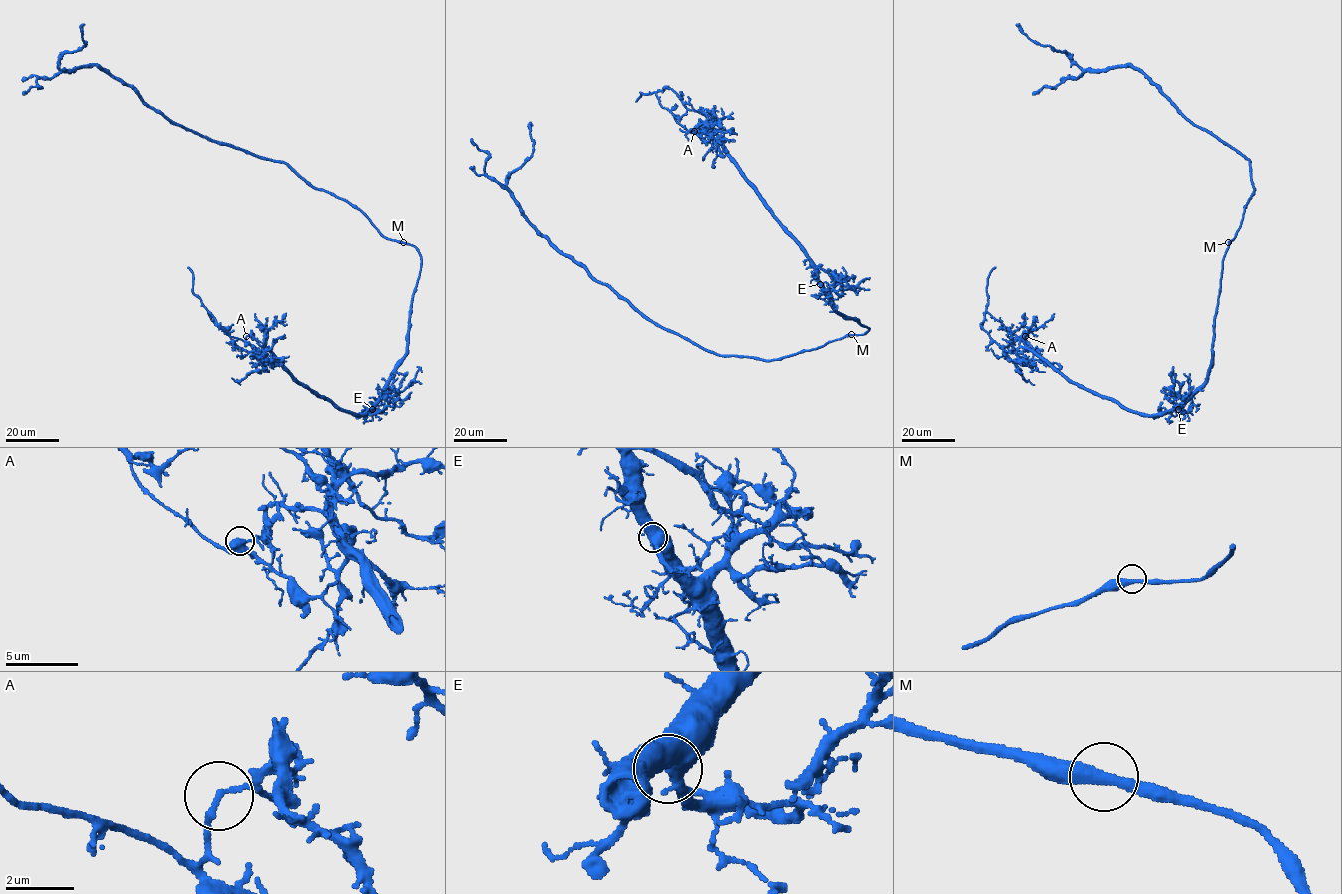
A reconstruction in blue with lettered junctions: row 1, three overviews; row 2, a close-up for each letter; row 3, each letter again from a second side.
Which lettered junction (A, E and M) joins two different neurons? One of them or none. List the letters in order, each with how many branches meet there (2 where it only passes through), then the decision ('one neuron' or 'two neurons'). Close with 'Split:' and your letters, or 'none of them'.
A: 2 | two neurons
E: 2 | one neuron
M: 2 | one neuron
Split: A

